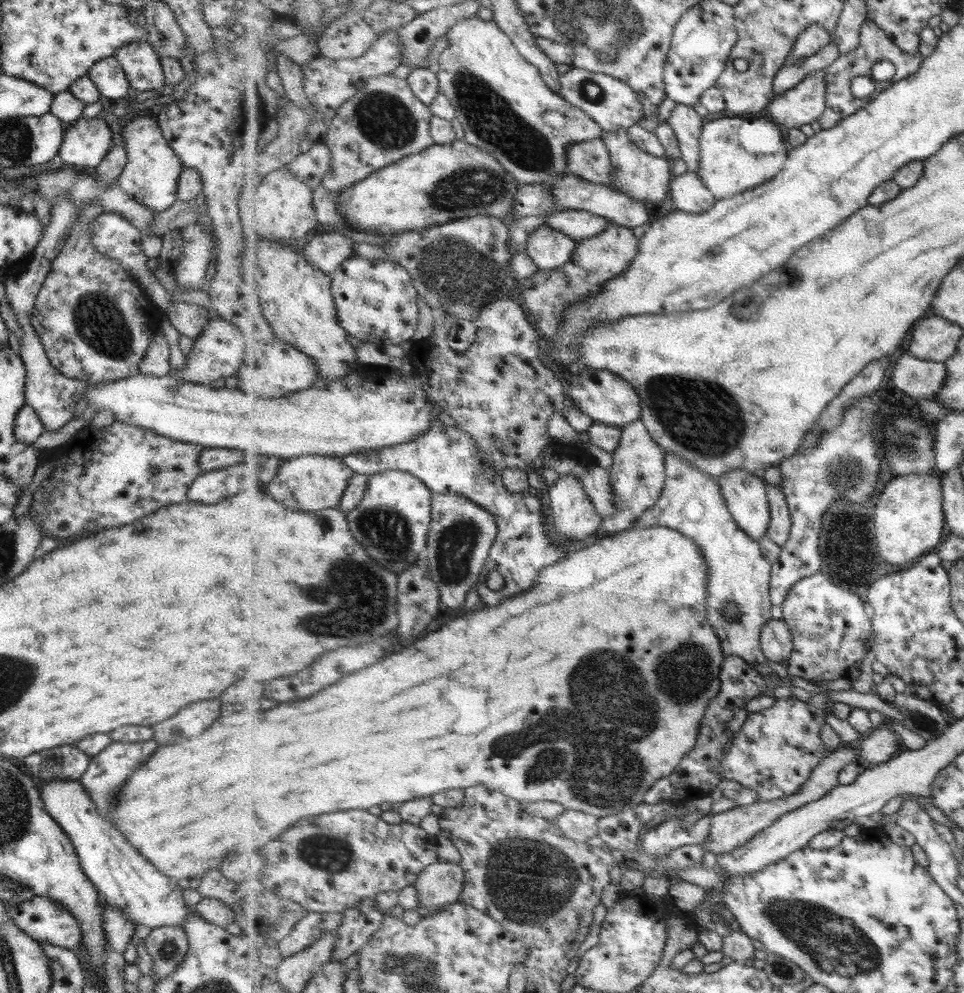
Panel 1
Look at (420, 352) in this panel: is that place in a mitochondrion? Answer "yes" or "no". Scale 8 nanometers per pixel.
no

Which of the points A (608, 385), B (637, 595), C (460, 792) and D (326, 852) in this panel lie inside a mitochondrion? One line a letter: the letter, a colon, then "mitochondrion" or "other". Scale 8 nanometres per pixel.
A: other
B: other
C: other
D: mitochondrion

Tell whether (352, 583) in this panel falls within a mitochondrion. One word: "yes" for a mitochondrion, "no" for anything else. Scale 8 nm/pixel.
yes

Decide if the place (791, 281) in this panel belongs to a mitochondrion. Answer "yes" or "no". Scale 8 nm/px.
yes

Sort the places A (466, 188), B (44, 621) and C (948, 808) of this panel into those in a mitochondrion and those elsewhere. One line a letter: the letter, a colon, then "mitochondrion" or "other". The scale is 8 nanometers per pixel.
A: mitochondrion
B: other
C: other

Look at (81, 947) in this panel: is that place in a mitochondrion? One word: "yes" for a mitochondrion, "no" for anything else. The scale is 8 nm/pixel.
no

